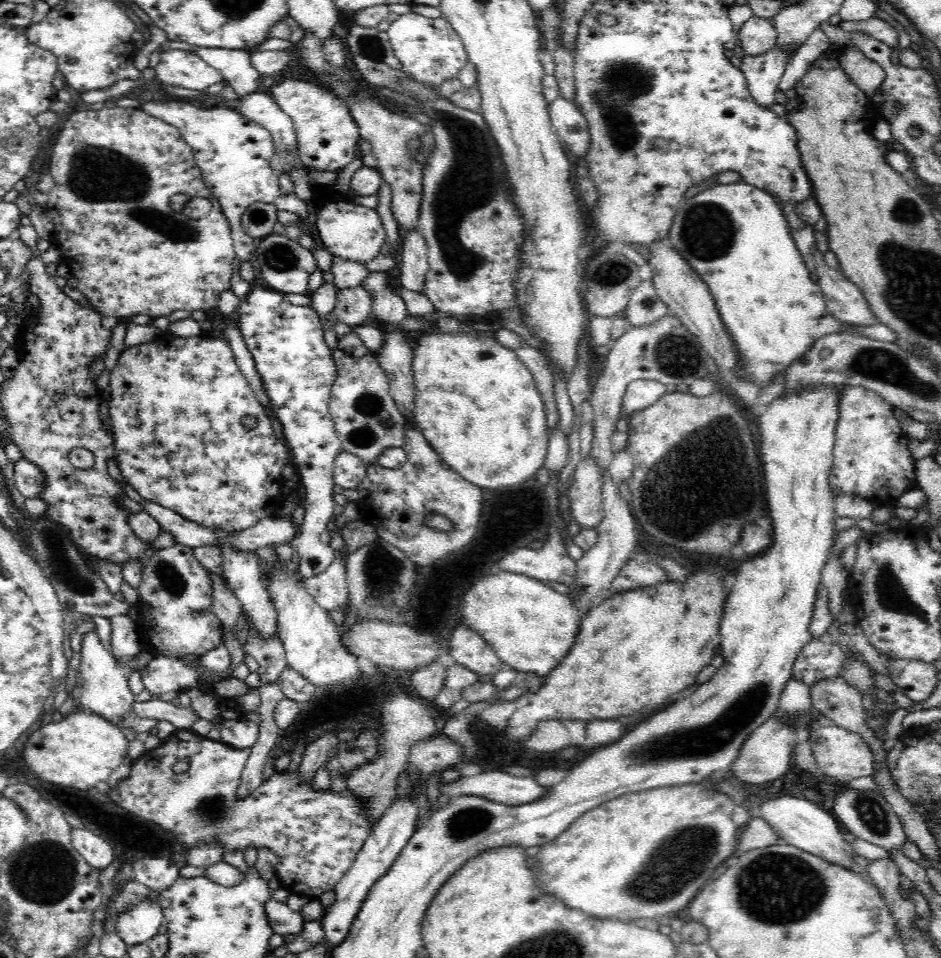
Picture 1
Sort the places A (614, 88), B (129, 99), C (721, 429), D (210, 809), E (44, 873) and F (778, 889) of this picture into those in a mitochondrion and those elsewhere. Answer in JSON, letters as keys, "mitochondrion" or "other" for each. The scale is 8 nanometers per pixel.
{"A":"mitochondrion","B":"other","C":"mitochondrion","D":"mitochondrion","E":"mitochondrion","F":"mitochondrion"}

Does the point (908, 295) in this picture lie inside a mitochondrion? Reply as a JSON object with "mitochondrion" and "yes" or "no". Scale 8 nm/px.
{"mitochondrion":"yes"}

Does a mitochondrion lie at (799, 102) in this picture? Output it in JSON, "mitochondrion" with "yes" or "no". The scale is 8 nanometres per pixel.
{"mitochondrion":"no"}

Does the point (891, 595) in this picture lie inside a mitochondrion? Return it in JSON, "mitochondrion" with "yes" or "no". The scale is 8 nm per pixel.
{"mitochondrion":"yes"}

